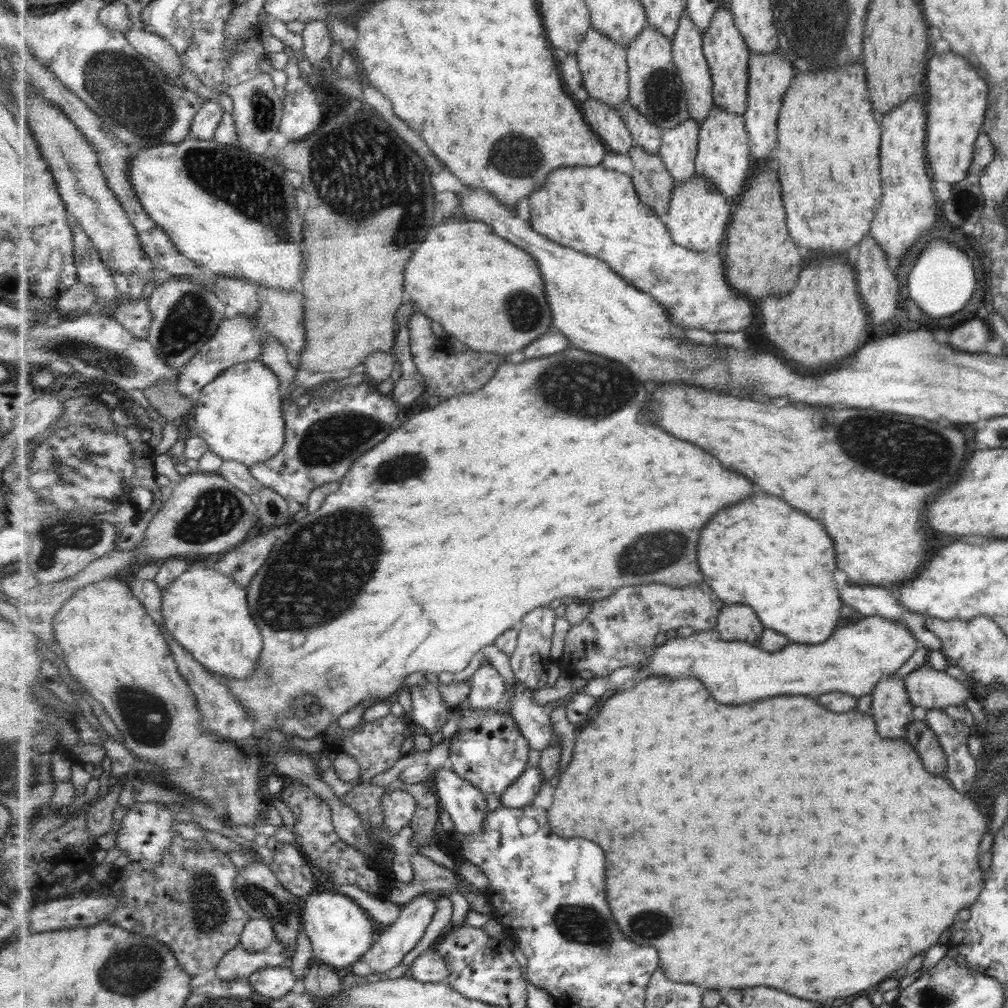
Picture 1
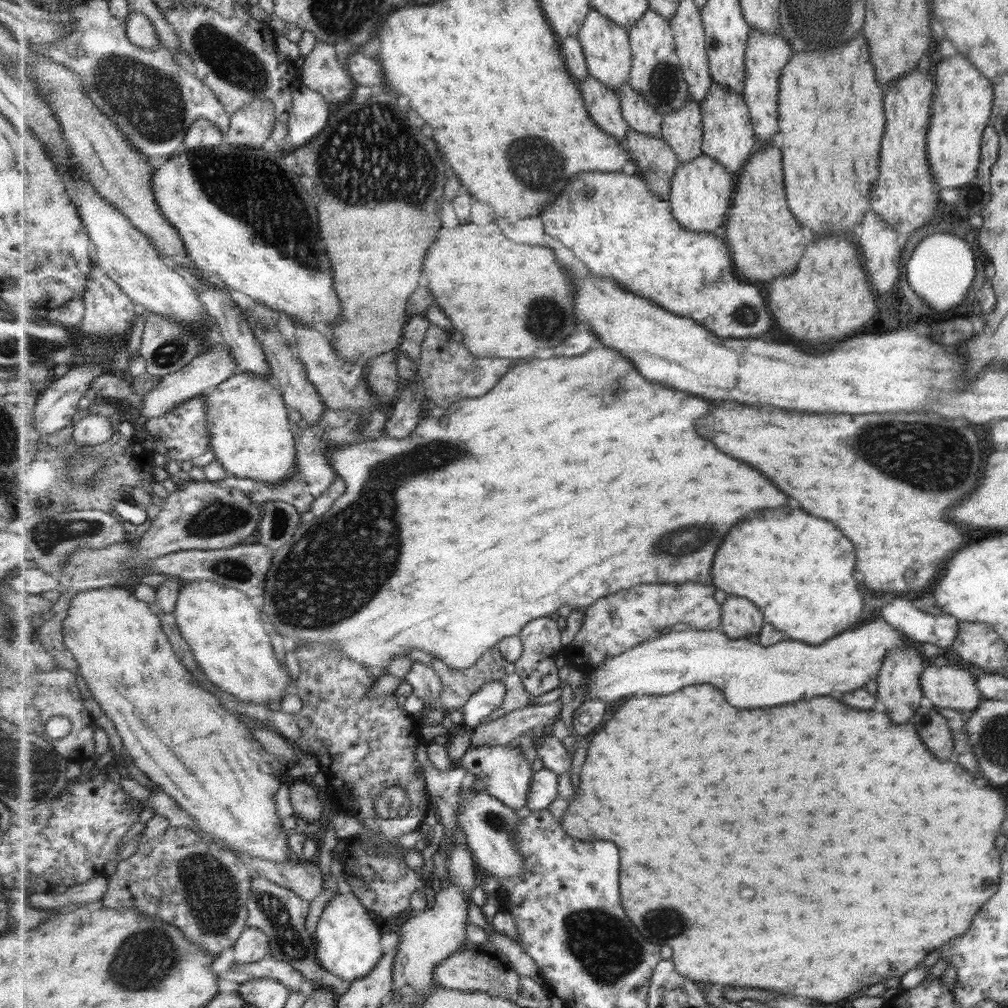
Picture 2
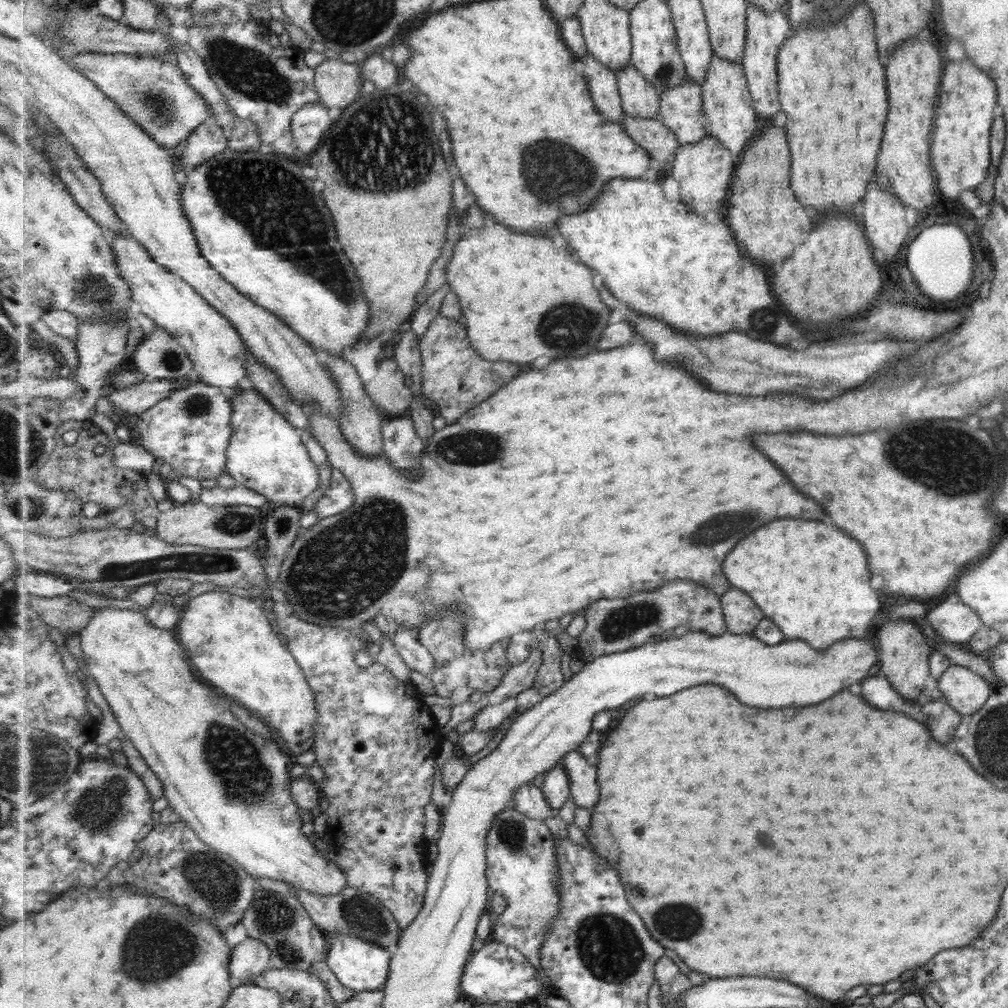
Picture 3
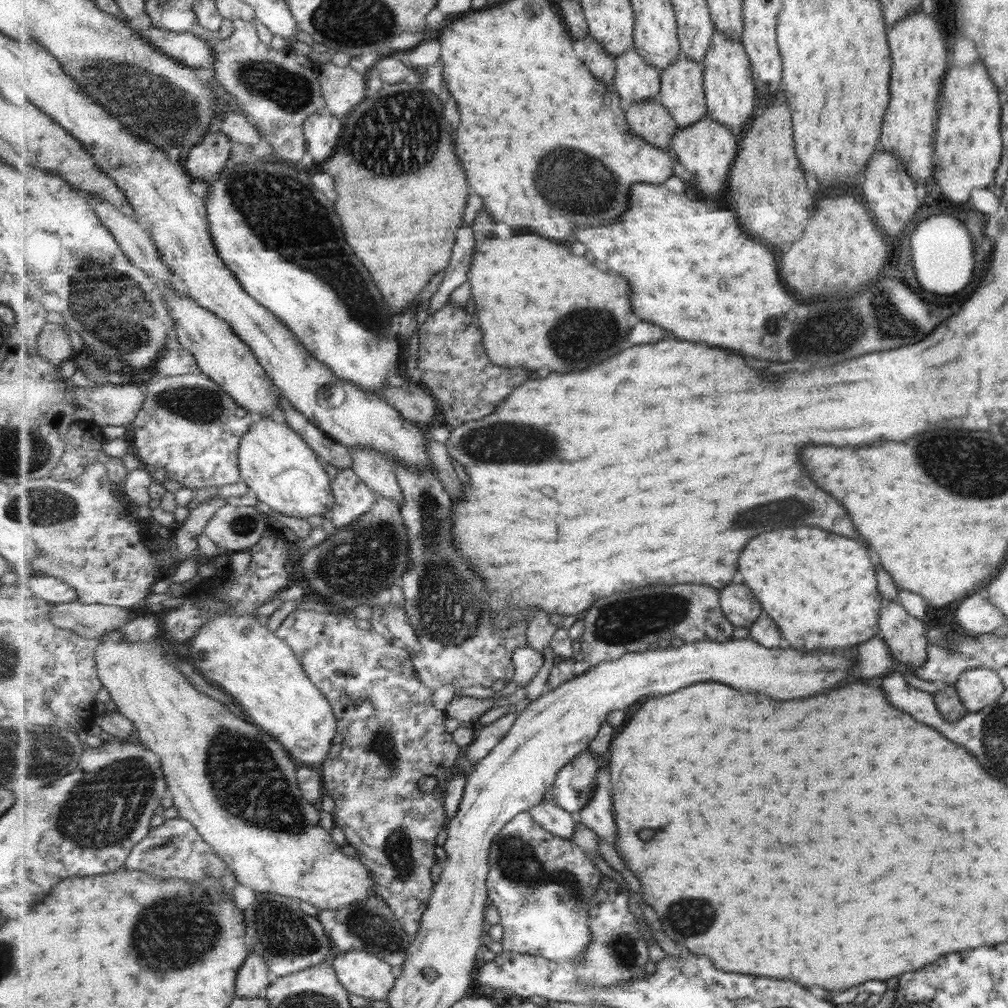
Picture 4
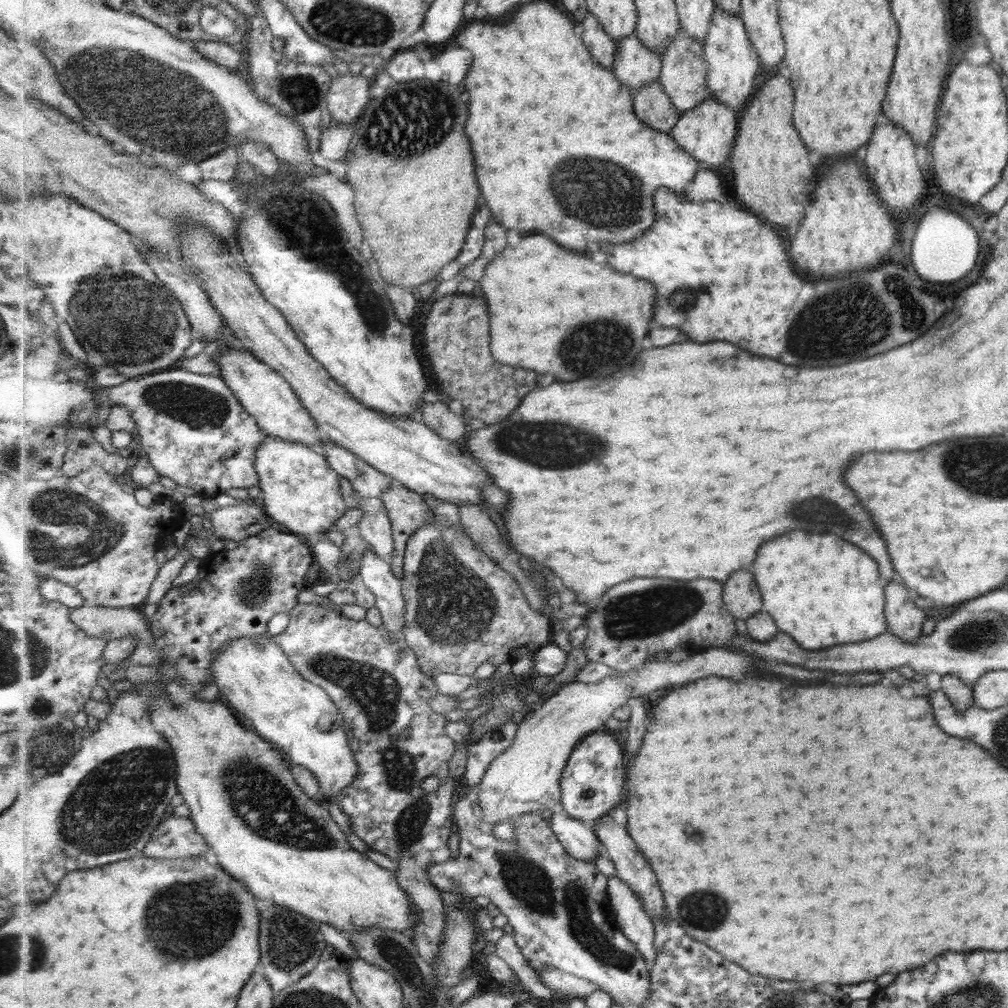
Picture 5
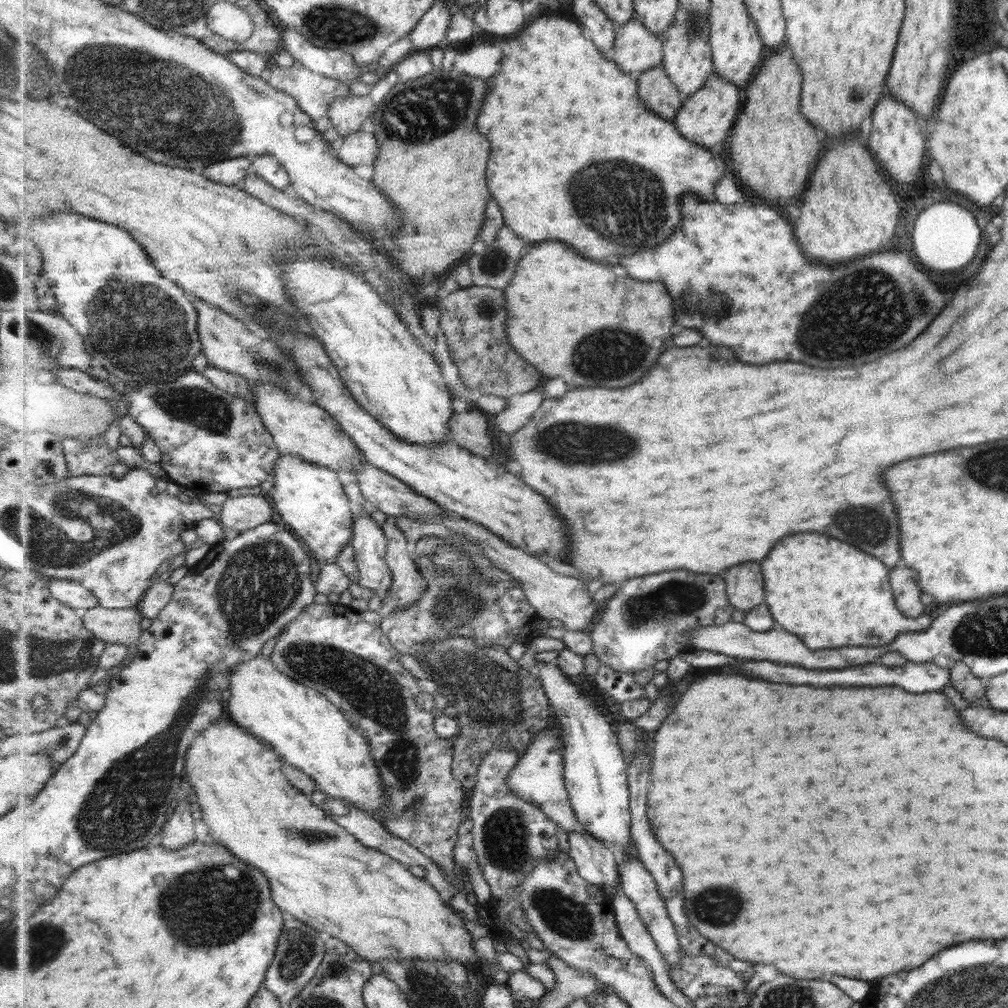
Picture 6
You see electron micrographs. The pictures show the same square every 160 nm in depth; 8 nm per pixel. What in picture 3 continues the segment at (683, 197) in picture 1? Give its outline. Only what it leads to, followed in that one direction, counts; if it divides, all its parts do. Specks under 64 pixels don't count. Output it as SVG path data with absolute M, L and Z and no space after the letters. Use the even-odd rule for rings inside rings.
M708 133L697 144L681 144L675 158L671 176L680 184L681 200L697 215L719 212L727 200L739 158L725 148L718 138Z

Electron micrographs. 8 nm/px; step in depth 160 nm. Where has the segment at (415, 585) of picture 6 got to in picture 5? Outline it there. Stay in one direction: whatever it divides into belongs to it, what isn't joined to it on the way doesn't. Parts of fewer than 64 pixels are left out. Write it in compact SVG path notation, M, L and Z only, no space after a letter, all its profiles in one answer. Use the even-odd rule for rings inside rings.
M355 491L353 493L360 498L357 508L363 510L363 516L357 524L363 544L373 546L381 558L391 560L395 541L388 508L380 498L360 496Z

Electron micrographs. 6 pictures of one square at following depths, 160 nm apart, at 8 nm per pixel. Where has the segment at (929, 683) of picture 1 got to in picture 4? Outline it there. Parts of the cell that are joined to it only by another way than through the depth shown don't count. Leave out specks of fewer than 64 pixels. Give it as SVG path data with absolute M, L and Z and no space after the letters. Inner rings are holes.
M985 668L967 669L953 683L957 697L967 712L979 711L993 704L1005 690L997 673Z

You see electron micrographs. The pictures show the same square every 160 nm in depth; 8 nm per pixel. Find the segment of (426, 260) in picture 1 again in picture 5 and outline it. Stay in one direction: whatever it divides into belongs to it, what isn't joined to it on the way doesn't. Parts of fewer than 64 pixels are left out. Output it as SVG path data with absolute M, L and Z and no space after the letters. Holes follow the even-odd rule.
M545 235L522 237L517 246L507 246L487 265L480 282L482 295L488 300L492 355L503 364L539 374L551 372L561 380L601 378L631 366L643 352L657 297L653 282L603 268L599 262L567 250Z

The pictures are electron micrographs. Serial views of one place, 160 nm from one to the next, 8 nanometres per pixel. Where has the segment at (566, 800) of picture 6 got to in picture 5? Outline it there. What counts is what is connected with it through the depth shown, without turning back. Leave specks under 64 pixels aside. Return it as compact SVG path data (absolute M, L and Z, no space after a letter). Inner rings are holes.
M710 647L705 652L687 655L687 658L681 662L670 661L669 658L664 662L656 659L653 662L646 661L641 669L625 672L619 678L609 676L609 678L601 679L596 683L586 683L579 680L568 682L549 699L542 703L535 703L535 708L531 708L531 712L527 712L524 721L518 725L513 744L492 762L492 766L489 766L489 772L485 774L484 780L481 781L477 792L473 796L475 807L480 813L480 821L483 822L486 829L491 829L503 820L520 817L523 813L553 808L557 802L562 804L561 781L572 752L576 750L576 746L586 736L589 736L592 732L604 730L608 718L613 717L620 707L625 707L631 697L639 695L639 697L644 698L651 692L683 686L687 682L693 682L693 680L699 680L699 678L705 678L705 676L725 676L725 678L743 680L743 676L749 674L749 672L757 674L757 666L755 666L757 660L758 658L753 655L739 654L739 652L733 652L729 648Z

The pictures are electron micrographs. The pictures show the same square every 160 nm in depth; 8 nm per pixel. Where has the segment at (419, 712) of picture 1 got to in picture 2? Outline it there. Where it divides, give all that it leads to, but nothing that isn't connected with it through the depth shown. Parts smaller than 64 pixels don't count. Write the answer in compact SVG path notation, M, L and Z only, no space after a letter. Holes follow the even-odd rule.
M413 662L405 680L412 686L413 695L423 701L427 708L439 703L444 684L433 667Z

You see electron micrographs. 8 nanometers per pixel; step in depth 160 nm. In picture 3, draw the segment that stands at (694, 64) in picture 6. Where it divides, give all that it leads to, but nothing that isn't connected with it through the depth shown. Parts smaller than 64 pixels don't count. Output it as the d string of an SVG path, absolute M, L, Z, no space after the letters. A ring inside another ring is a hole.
M690 76L683 84L660 95L659 119L680 140L680 144L697 144L707 135L702 85Z

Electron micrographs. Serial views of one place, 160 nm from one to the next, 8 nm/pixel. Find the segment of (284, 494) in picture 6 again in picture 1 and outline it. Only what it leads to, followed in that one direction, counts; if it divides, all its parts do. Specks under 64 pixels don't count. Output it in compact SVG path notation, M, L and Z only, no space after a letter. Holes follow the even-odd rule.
M252 360L226 368L194 398L195 407L189 424L192 431L203 438L209 449L223 460L239 461L248 468L252 464L271 460L282 451L286 441L286 420L279 383L279 377L263 361Z

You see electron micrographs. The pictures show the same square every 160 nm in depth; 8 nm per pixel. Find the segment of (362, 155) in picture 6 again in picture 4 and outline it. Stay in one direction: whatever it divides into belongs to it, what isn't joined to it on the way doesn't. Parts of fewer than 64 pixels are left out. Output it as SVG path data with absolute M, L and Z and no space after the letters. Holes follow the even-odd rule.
M326 111L312 114L304 122L305 138L308 140L308 150L316 163L324 163L335 152L339 132L343 128L340 117Z

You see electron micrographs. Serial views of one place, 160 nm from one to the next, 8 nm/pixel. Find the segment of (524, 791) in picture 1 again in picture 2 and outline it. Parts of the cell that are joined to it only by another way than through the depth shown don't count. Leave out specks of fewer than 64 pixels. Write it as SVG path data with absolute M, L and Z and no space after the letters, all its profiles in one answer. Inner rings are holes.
M543 768L534 772L532 788L529 791L526 806L531 811L547 808L559 796L558 786L559 776L554 771Z

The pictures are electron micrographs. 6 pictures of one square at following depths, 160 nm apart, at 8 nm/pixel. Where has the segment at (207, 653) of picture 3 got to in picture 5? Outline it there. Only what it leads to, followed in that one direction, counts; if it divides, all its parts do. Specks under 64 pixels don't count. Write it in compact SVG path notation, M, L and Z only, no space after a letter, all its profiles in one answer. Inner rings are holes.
M265 636L233 640L213 662L213 677L229 707L250 720L256 732L283 751L293 764L307 768L320 781L321 793L325 798L334 798L361 774L345 732L345 726L349 724L345 715L321 685L305 679L295 670L289 655L281 650L277 642Z

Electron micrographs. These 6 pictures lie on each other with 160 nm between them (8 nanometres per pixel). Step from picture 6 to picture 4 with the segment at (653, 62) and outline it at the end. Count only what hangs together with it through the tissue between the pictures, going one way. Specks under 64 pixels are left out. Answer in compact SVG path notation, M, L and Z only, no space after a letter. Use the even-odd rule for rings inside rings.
M635 48L616 57L613 88L624 103L658 98L661 87L661 71L649 64Z

